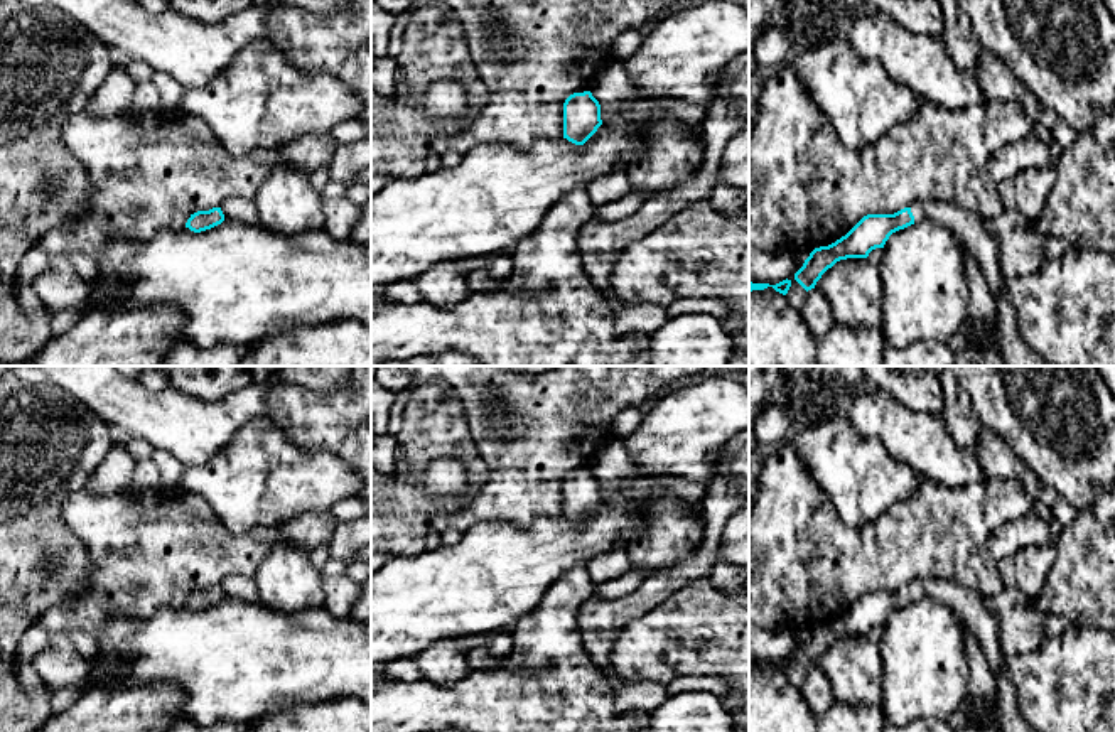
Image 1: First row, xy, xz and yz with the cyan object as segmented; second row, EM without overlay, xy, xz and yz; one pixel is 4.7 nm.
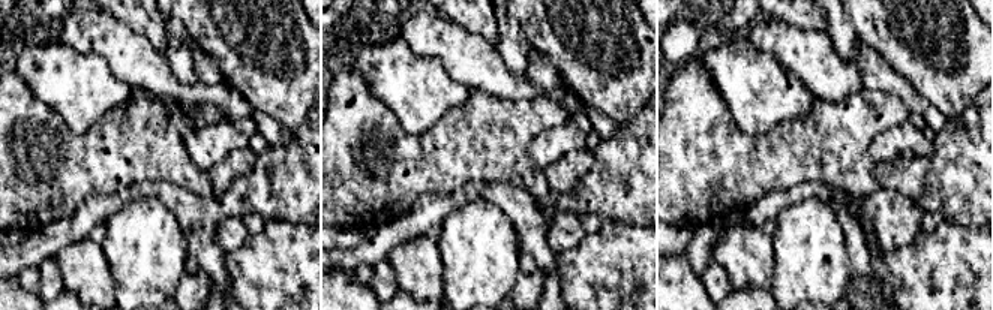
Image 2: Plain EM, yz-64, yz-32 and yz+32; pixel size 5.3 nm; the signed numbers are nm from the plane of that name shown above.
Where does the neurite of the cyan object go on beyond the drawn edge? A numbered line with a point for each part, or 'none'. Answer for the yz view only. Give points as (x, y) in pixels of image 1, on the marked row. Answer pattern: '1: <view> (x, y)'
1: yz (969, 228)

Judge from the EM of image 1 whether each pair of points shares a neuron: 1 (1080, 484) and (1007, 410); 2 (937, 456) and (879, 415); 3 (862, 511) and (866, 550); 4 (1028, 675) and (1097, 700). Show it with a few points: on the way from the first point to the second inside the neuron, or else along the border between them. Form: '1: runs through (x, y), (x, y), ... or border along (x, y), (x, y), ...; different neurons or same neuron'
1: runs through (1065, 464), (1028, 424); same neuron
2: runs through (923, 444), (893, 422); same neuron
3: border along (830, 503), (849, 527), (864, 527), (898, 503); different neurons
4: runs through (1044, 680), (1066, 690), (1080, 690); same neuron

